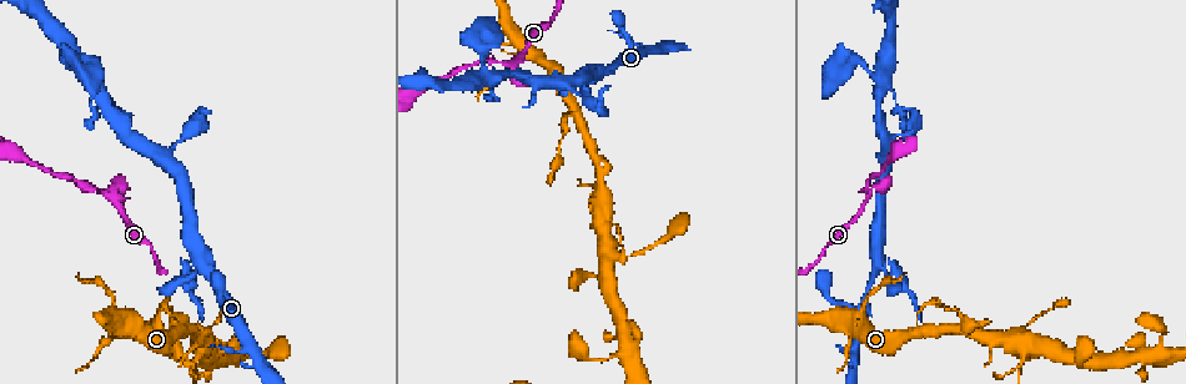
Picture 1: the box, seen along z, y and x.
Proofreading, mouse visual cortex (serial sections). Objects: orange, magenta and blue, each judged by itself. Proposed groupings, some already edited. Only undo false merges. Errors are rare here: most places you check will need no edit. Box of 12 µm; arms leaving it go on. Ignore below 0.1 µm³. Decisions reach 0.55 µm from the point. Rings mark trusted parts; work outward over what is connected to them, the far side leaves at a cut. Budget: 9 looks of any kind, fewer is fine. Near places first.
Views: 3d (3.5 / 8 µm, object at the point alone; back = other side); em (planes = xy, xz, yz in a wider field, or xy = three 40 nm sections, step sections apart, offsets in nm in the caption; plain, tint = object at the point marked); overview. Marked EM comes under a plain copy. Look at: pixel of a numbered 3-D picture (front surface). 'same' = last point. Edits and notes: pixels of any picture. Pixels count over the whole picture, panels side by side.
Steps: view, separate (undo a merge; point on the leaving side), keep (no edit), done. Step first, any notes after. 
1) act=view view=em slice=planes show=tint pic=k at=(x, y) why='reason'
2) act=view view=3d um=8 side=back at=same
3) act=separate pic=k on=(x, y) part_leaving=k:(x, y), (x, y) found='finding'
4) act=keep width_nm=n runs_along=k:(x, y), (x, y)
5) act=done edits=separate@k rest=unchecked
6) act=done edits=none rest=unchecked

act=view view=3d um=3.5 pic=1 at=(85, 59) why='sharp bend'

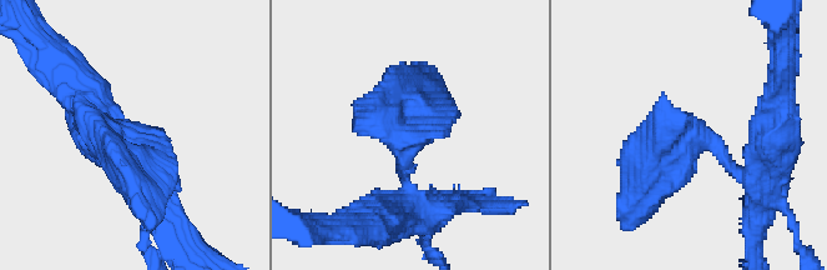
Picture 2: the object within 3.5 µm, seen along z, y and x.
act=view view=em slice=xy step=5 show=tint pic=2 at=(691, 141) why='shape alone is not enough'

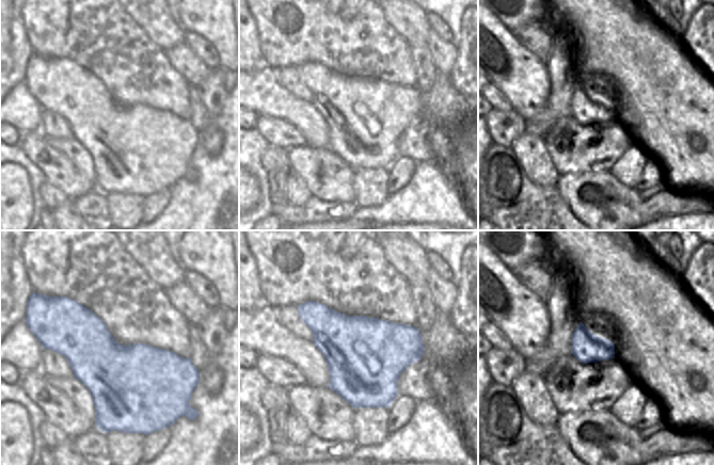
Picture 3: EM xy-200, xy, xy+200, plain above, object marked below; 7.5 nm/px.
act=keep width_nm=600 runs_along=2:(756, 180), (692, 141), (638, 208) found='all the same cell'

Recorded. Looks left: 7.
act=view view=3d um=3.5 pic=1 at=(98, 188) why='narrows sharply'

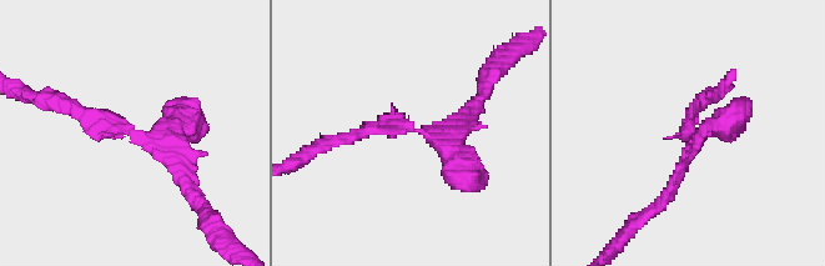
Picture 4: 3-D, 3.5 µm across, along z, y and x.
act=view view=em slice=planes show=tint pic=4 at=(130, 126) why='now the EM'

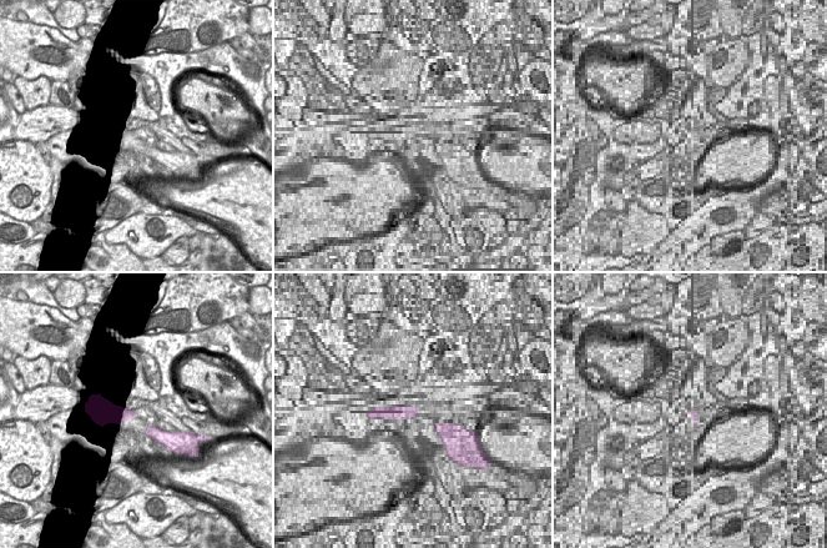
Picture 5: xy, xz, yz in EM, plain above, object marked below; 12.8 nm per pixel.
act=keep arm_widths_nm=150,150 runs_along=4:(186, 186), (132, 128), (56, 101) found='one cell here'

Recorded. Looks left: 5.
act=view view=3d um=3.5 pic=1 at=(176, 332) why='thin neck'

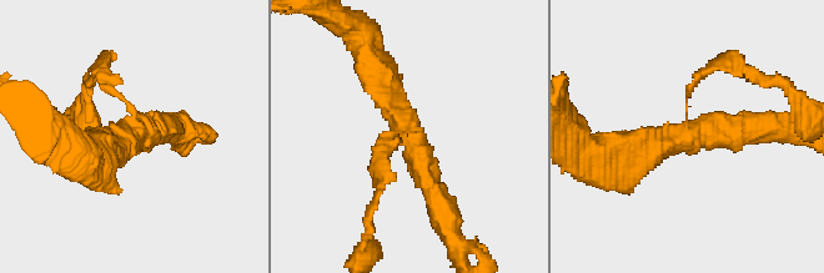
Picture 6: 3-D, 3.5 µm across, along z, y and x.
act=keep runs_along=6:(380, 71), (441, 208) found='continuous, no second cell'

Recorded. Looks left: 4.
act=view view=3d um=8 pic=1 at=(201, 351) why='side arm on a straight run'

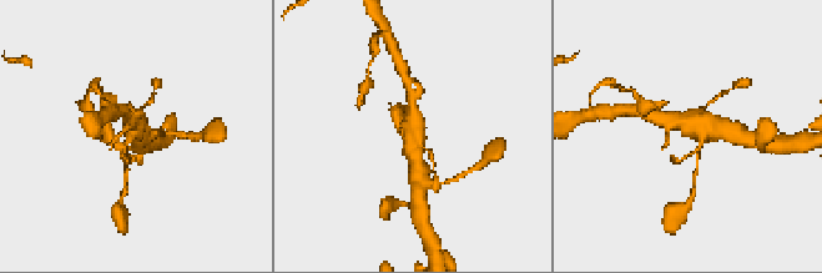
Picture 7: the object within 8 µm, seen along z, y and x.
act=view view=3d um=3.5 side=back pic=7 at=(702, 137) why='zoom in'

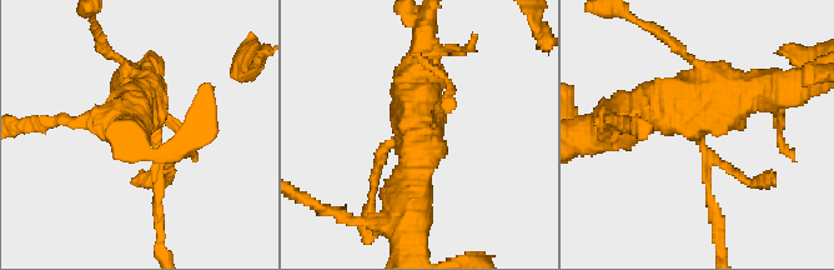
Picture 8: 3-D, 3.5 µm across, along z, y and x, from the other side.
act=keep runs_along=8:(773, 93), (697, 96), (617, 120) found='all the same cell'

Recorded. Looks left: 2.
act=done edits=none rest=unchecked

